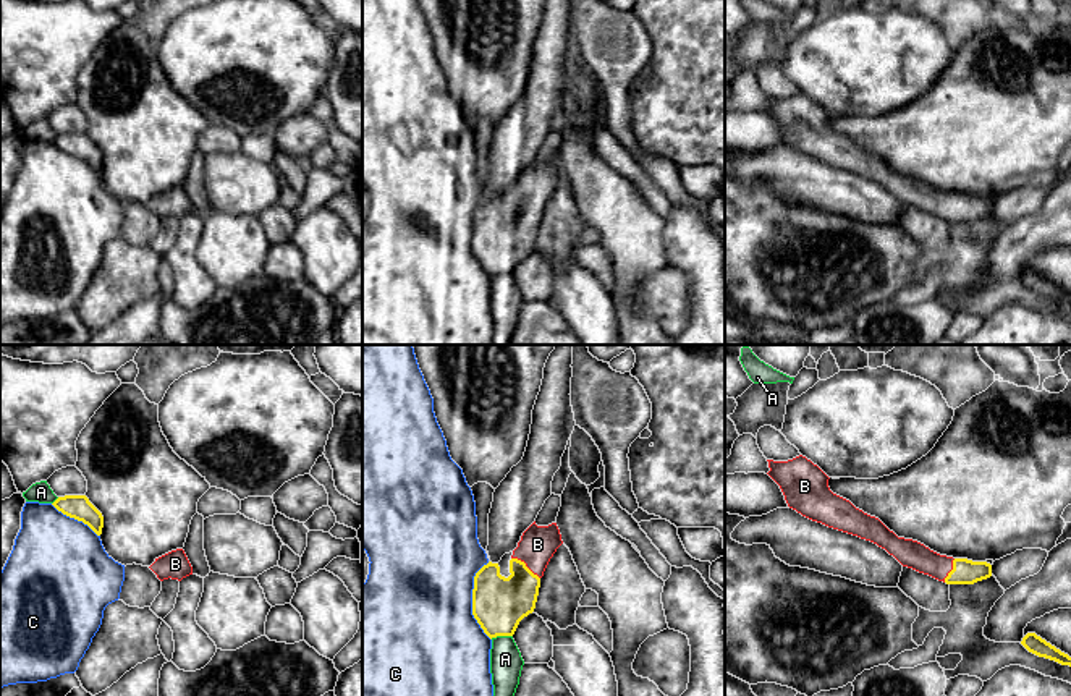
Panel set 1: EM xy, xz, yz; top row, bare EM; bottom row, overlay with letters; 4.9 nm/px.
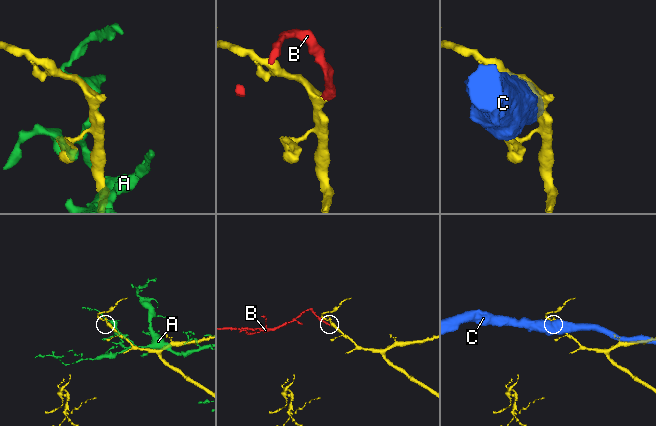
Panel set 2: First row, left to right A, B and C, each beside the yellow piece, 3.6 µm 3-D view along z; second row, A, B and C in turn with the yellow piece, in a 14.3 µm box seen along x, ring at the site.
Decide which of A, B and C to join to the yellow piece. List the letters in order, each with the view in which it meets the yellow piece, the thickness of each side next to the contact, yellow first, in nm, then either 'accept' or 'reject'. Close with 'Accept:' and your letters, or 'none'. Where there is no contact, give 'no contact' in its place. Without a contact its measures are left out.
A: meets yellow in xz; 280 nm thick on the yellow side, 160 nm on the other; reject
B: meets yellow in xz; 280 nm thick on the yellow side, 180 nm on the other; accept
C: meets yellow in xz; 280 nm thick on the yellow side, 500 nm on the other; reject
Accept: B

